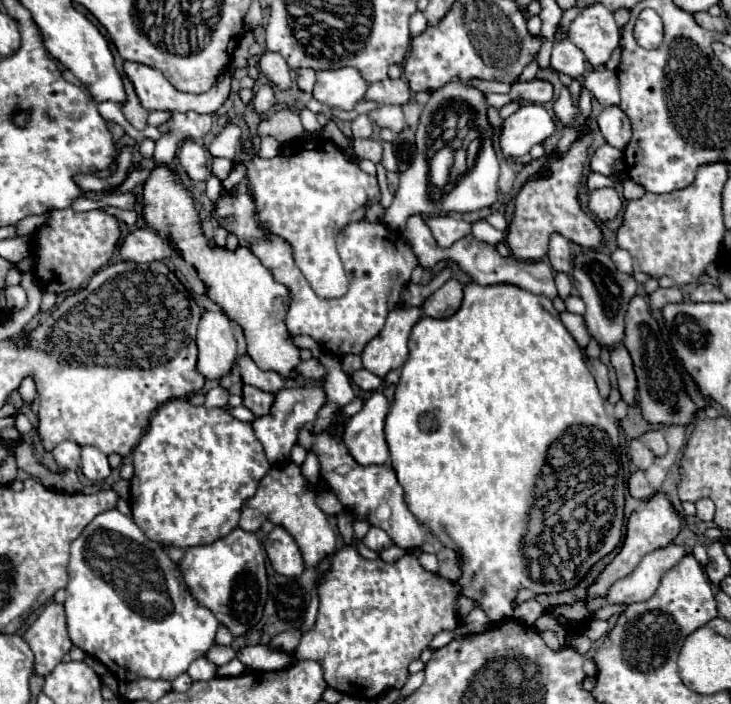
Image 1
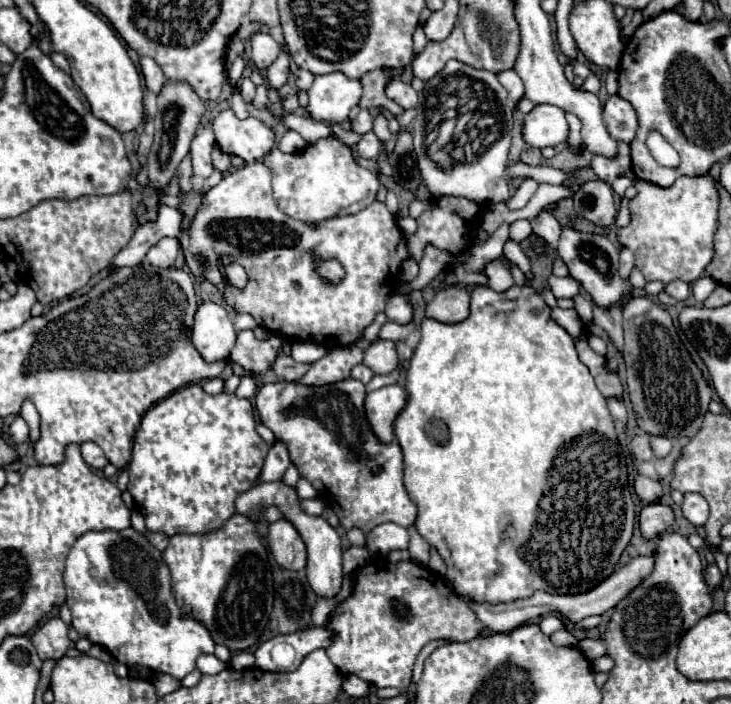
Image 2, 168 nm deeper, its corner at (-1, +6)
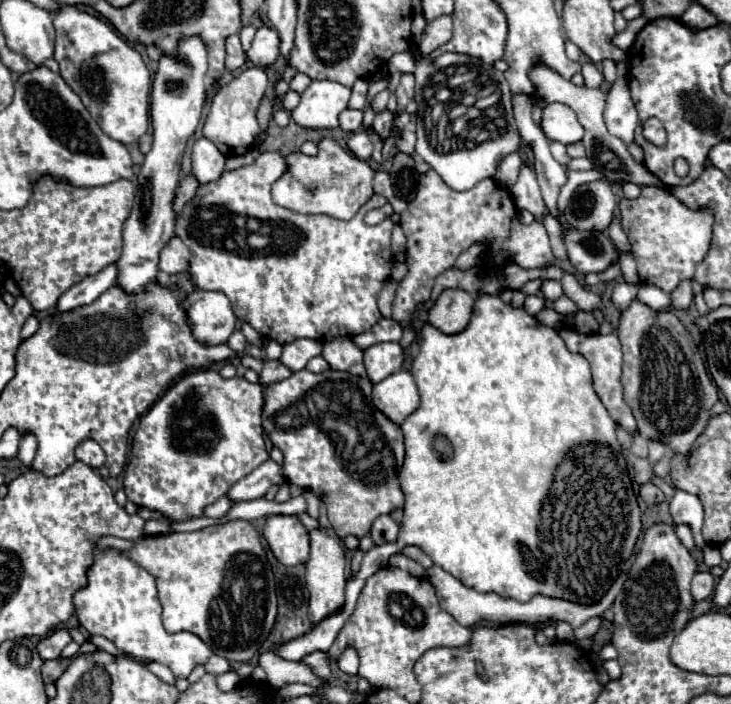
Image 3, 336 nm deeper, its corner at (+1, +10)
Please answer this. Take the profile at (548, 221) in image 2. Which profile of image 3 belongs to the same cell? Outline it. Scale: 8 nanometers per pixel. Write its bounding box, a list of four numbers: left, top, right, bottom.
[509,166,547,222]

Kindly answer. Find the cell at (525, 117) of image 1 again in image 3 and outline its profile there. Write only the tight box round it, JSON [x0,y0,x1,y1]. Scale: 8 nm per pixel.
[541,102,583,144]

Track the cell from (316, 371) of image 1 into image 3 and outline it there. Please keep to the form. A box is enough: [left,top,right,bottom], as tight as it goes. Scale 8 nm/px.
[259,360,291,384]

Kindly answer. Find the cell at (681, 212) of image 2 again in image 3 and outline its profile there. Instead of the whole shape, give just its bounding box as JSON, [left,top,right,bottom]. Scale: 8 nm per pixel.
[619,186,713,292]

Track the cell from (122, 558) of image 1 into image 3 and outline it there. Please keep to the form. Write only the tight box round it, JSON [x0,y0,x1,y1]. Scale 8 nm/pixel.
[75,546,211,678]

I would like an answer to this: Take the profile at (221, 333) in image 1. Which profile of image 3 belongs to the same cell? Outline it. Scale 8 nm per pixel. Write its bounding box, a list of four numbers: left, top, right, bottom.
[187,290,237,344]

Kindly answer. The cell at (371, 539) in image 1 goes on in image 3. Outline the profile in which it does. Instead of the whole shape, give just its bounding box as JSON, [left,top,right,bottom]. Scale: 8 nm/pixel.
[369,516,399,546]

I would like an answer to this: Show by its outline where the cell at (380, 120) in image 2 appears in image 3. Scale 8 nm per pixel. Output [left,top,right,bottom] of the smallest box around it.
[371,90,389,114]

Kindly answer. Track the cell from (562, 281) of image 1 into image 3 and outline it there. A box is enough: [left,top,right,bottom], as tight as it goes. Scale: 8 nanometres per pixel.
[541,280,563,300]

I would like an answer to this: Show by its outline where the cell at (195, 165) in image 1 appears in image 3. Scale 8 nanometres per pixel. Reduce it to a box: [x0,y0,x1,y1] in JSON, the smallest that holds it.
[191,138,225,184]

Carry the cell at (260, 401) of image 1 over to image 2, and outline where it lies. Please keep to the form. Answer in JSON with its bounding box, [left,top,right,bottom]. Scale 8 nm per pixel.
[255,378,417,532]

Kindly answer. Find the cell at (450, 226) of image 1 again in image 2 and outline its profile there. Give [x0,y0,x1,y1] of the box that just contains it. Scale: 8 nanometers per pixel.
[398,215,417,238]

